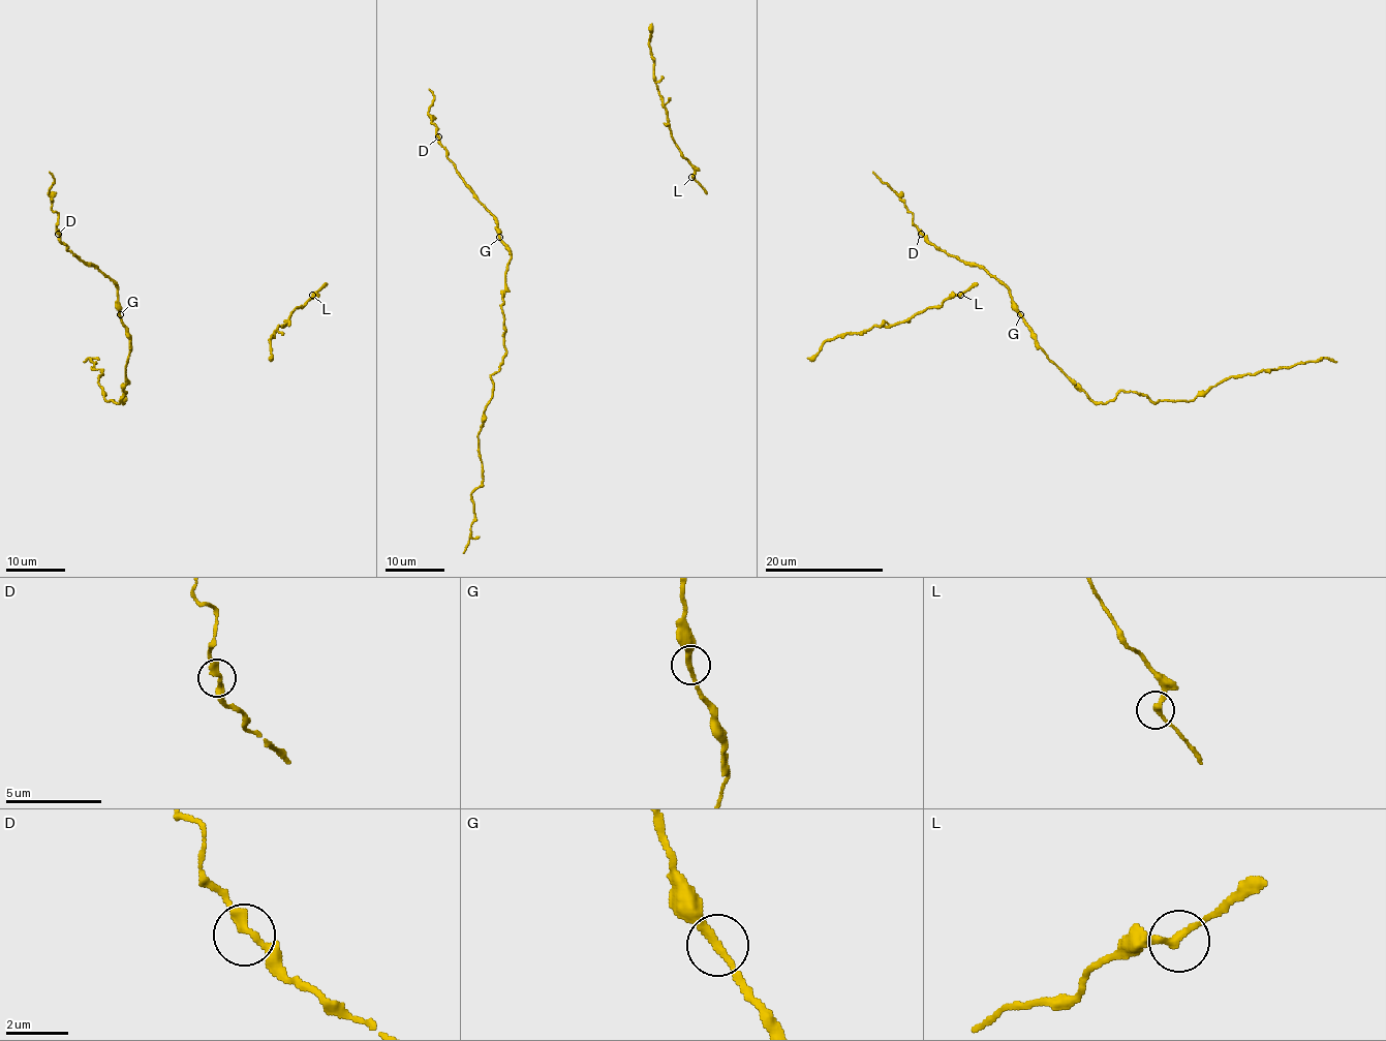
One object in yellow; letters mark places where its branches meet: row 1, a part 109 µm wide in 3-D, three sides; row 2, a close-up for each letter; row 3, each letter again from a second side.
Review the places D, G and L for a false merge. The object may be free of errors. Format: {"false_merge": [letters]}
{"false_merge": ["G"]}

